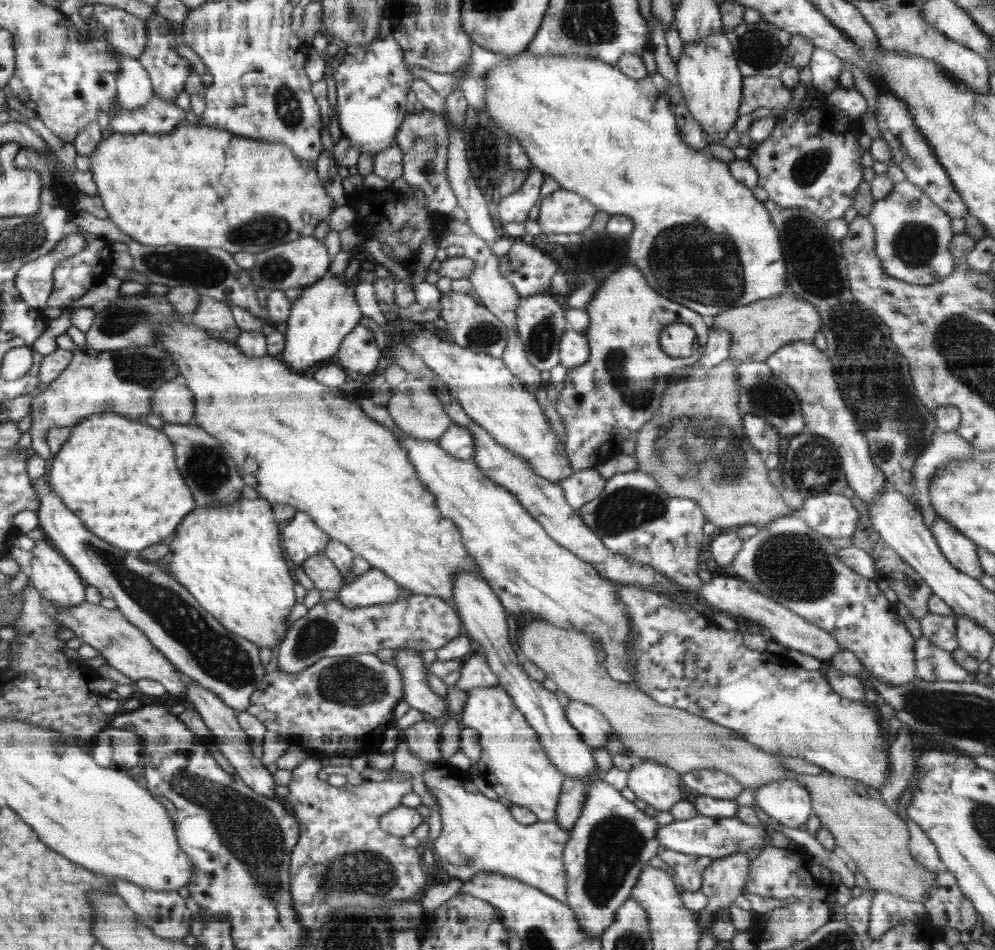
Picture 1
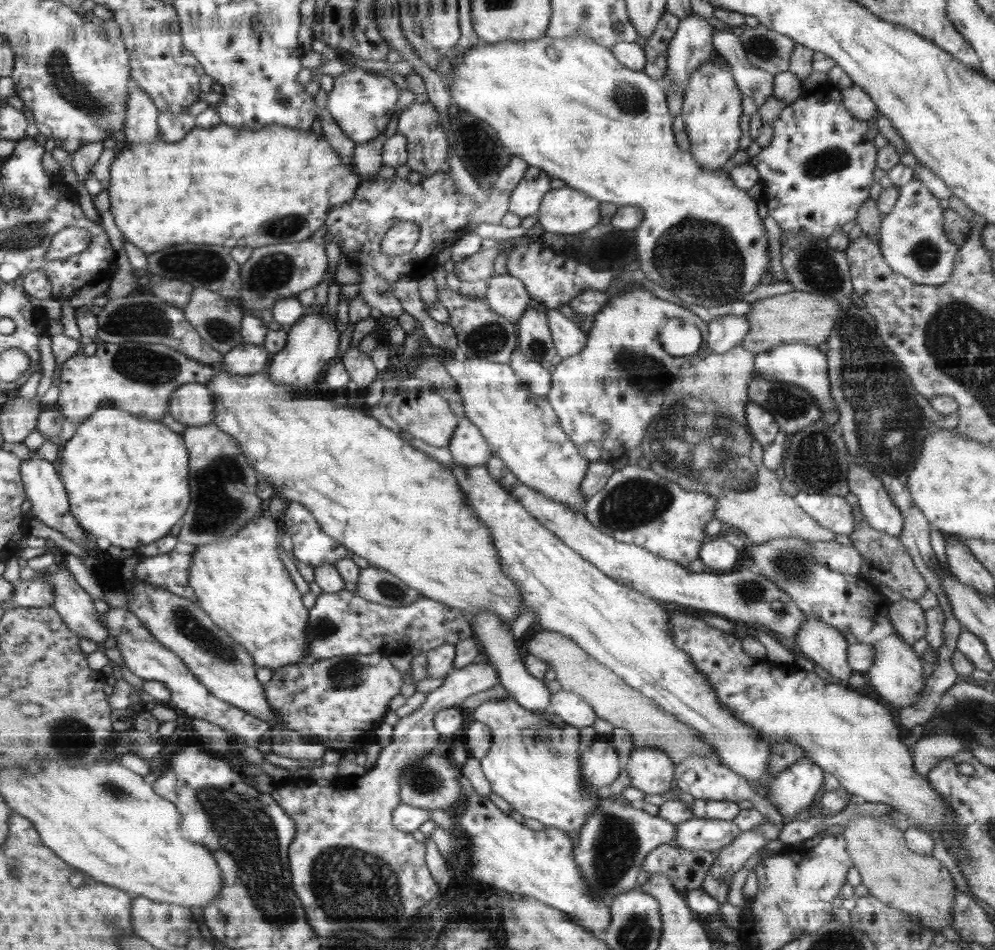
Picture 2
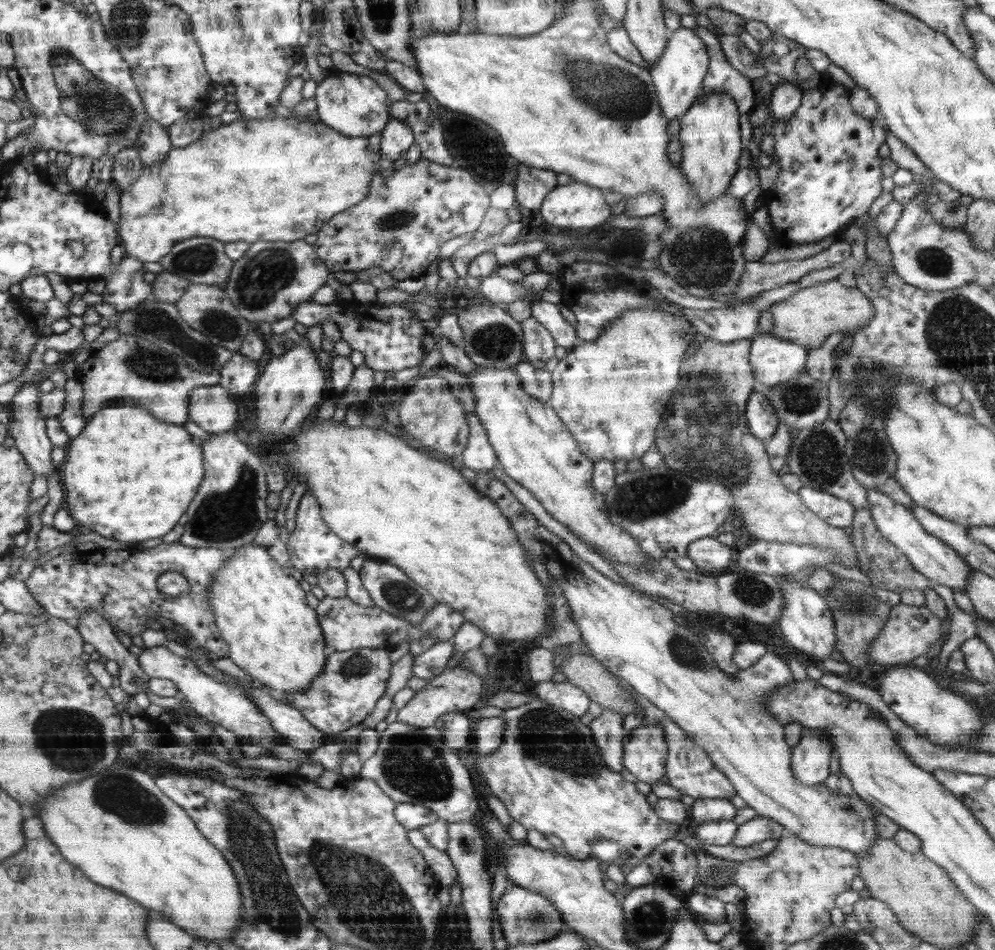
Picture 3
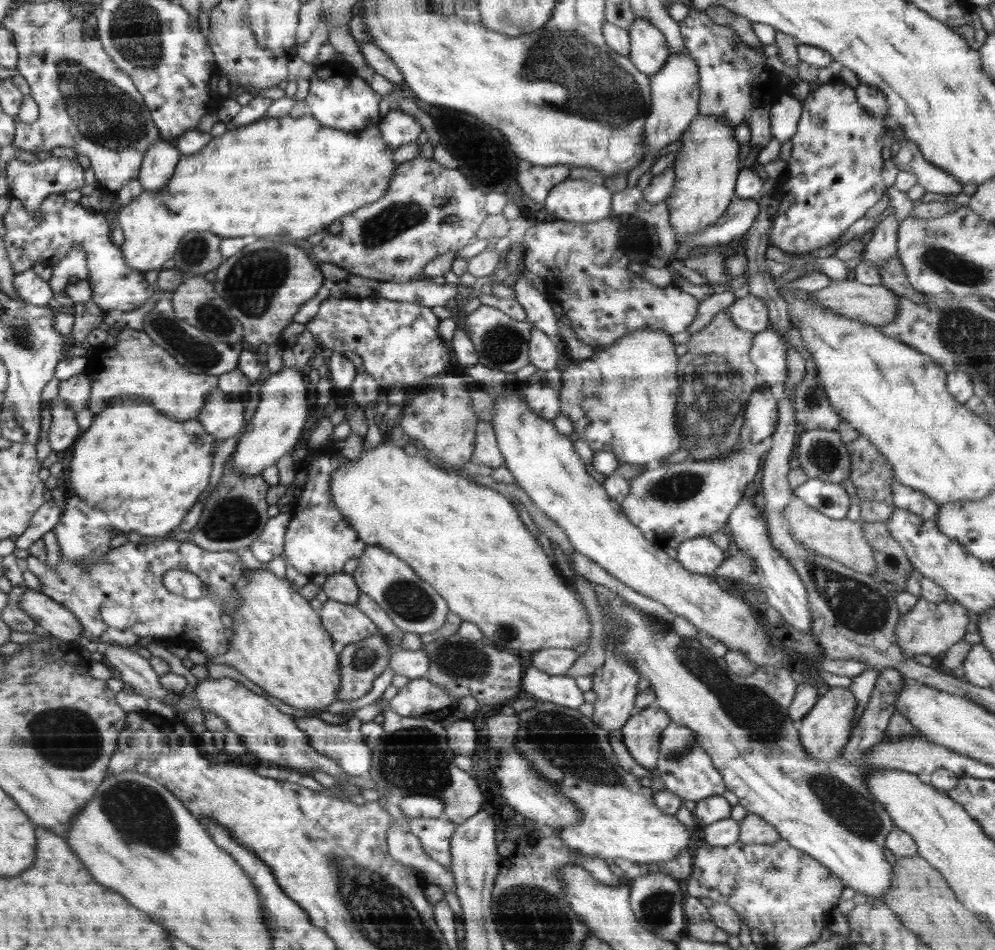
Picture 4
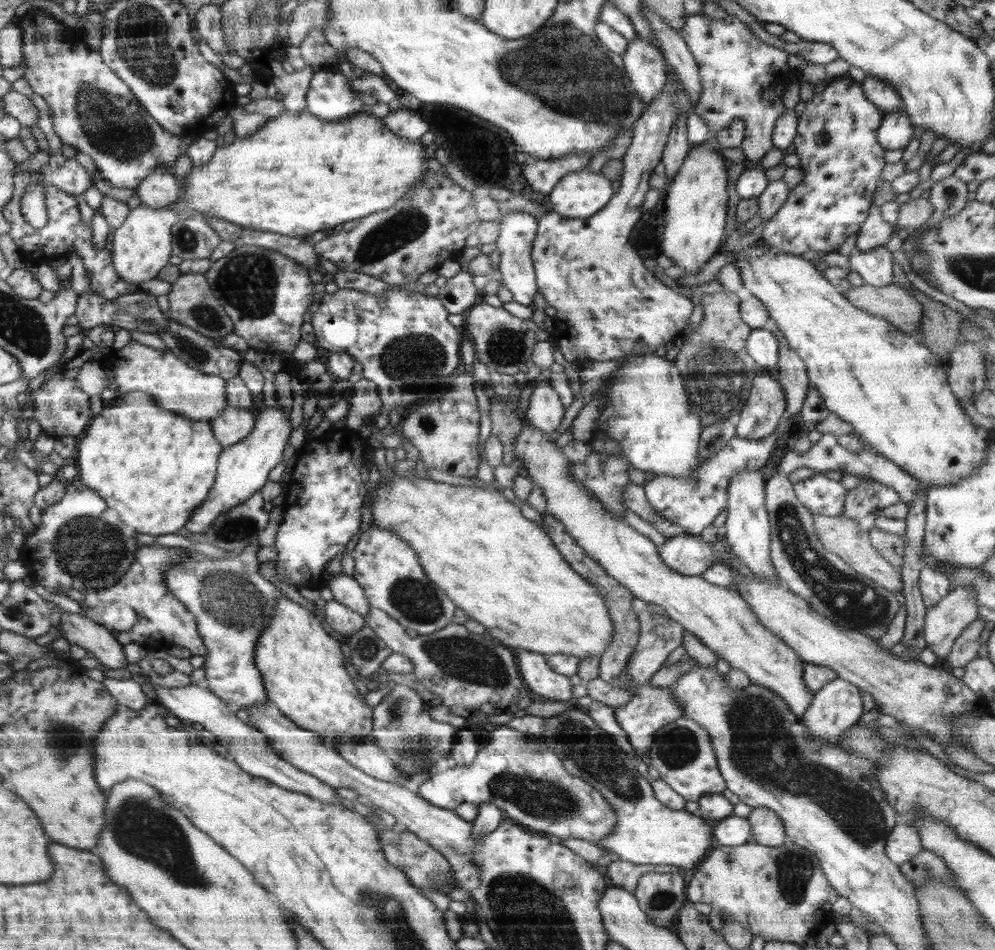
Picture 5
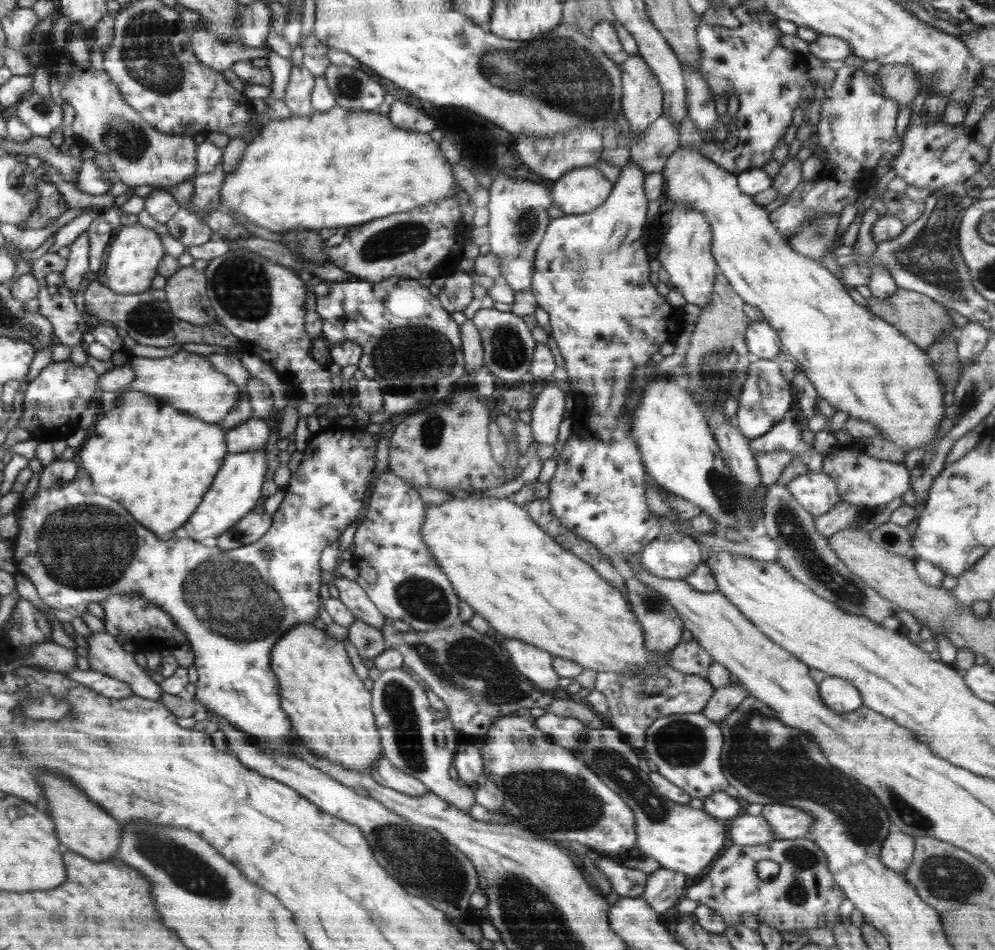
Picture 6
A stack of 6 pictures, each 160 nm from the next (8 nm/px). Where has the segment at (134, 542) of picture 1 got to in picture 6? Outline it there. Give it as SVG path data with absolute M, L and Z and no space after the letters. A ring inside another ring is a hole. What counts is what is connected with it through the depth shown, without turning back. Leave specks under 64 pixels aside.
M120 400L122 406L110 410L102 420L96 421L92 436L87 436L88 440L85 440L84 444L79 448L77 461L86 468L86 472L90 472L90 476L94 476L94 484L98 484L98 492L110 496L112 500L118 500L118 504L126 504L126 508L130 508L130 512L134 512L134 518L140 522L140 524L146 524L146 528L152 528L154 532L158 534L164 534L170 532L170 530L176 530L180 528L182 524L189 523L189 520L193 517L194 512L201 506L202 499L208 494L209 488L213 484L213 480L217 477L216 472L221 470L223 463L226 460L228 452L228 441L224 440L224 432L216 426L216 423L209 423L208 421L202 421L198 417L190 416L184 411L176 410L172 406L158 406L156 402L150 402L150 400L142 400L142 402L125 402Z

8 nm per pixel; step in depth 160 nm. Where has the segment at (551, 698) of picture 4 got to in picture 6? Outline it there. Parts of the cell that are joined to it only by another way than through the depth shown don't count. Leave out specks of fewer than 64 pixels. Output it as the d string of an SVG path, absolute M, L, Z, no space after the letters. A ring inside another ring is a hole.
M498 636L500 643L507 650L511 663L531 683L544 691L558 689L559 674L553 669L554 657L545 650L527 642Z

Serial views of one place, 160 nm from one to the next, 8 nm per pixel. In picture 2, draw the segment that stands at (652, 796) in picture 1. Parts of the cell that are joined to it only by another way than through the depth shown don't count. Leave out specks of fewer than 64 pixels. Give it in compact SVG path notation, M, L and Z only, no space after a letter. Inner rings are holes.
M636 747L623 762L631 778L631 786L646 794L670 792L675 764L656 747Z

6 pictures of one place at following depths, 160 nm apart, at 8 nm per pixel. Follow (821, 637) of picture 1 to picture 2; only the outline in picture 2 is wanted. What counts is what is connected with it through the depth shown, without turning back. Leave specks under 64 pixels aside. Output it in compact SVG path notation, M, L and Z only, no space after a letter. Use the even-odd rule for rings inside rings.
M491 455L485 467L490 476L516 498L539 524L548 528L584 560L588 560L606 576L610 576L620 584L625 584L628 588L661 603L676 602L680 606L707 610L730 621L759 623L782 634L785 638L795 640L804 620L804 613L792 597L788 596L787 592L781 591L781 588L778 588L769 578L739 567L728 572L709 570L693 572L689 567L666 560L635 544L617 541L606 533L598 531L588 522L583 511L574 511L566 507L566 504L554 502L541 492L522 484L500 458Z

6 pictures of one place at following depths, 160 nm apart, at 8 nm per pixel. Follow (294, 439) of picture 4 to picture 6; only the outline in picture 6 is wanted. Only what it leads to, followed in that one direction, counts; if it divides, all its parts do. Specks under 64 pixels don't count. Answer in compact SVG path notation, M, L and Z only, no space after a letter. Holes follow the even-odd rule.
M262 452L229 454L221 467L221 475L213 480L201 506L185 524L186 536L199 543L205 538L218 538L246 517L250 510L262 500L262 482L266 480L266 458Z

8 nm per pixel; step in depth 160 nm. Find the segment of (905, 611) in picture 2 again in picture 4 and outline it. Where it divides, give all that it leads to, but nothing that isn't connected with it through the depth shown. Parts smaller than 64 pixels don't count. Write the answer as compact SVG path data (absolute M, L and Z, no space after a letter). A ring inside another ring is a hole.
M912 566L910 576L906 581L905 590L908 593L918 596L918 602L904 616L900 616L895 628L896 644L894 650L904 653L907 656L928 655L932 658L946 652L953 644L963 639L970 621L967 608L958 601L949 603L947 600L942 602L925 601L922 596L920 581L923 574Z

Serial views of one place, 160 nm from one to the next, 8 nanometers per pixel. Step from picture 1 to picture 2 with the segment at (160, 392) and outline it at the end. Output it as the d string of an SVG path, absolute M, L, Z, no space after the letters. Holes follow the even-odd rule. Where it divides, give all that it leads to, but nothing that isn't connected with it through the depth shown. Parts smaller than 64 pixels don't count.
M189 383L170 396L169 412L177 422L200 427L214 422L214 397L206 385Z

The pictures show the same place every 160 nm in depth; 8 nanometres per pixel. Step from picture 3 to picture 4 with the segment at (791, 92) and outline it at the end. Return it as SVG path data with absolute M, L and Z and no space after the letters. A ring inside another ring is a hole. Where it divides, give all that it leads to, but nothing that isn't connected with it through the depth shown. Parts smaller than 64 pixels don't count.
M782 91L771 106L771 133L781 143L796 135L801 117L802 103L792 94Z

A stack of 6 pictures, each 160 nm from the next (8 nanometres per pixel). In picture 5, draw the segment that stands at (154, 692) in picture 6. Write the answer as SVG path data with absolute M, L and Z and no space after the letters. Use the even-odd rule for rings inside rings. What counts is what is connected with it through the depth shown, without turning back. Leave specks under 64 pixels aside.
M64 611L57 630L62 630L62 636L70 645L78 644L85 648L107 668L124 668L128 664L123 646L114 635L105 626L84 615Z

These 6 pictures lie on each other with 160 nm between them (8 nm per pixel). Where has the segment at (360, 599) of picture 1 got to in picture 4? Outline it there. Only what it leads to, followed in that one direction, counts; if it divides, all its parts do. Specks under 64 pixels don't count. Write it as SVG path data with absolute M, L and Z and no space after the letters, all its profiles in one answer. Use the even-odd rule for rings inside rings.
M368 545L358 557L358 562L351 577L359 590L375 600L400 630L418 635L430 634L440 630L445 624L446 614L449 612L447 602L405 560L381 546Z

